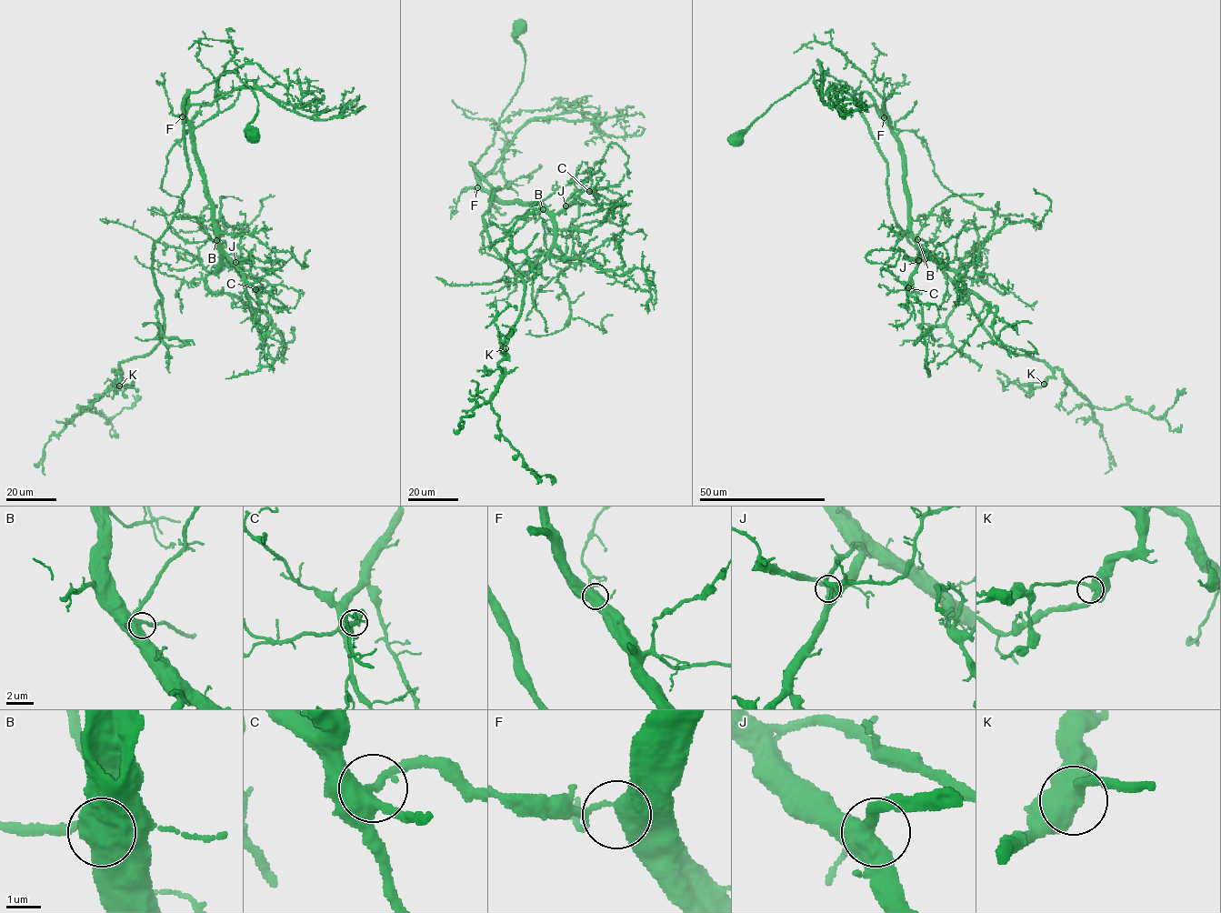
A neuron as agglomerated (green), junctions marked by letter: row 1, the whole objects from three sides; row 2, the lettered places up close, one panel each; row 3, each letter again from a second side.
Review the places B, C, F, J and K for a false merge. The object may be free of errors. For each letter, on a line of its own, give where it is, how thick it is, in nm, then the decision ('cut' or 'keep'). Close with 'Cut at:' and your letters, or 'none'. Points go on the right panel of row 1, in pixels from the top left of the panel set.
B: (917, 239) | 440 nm | keep
C: (908, 287) | 400 nm | keep
F: (884, 117) | 500 nm | keep
J: (918, 260) | 400 nm | keep
K: (1044, 384) | 500 nm | keep
Cut at: none

